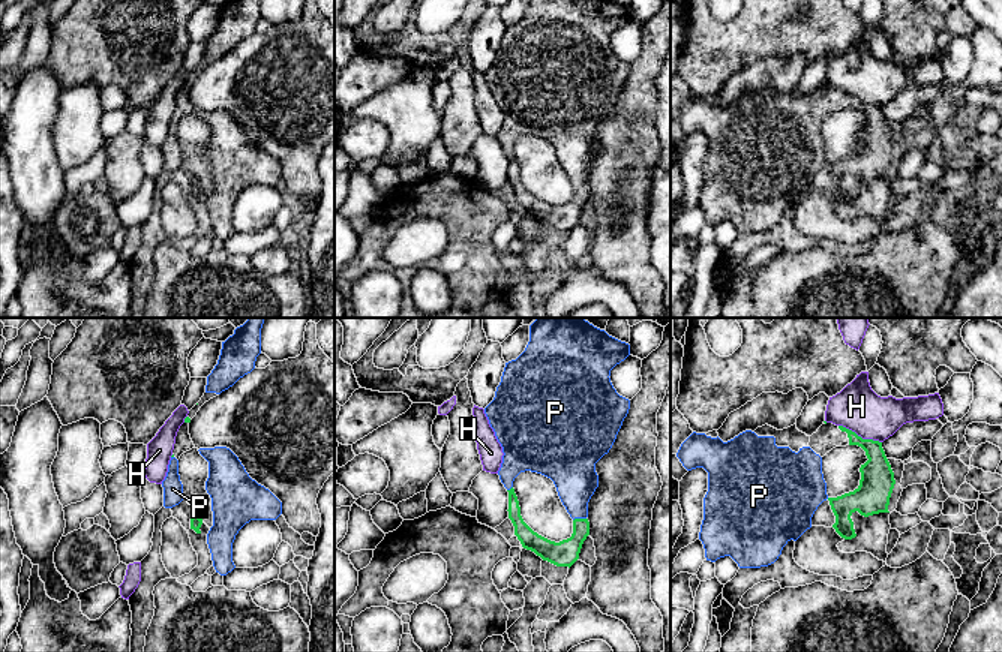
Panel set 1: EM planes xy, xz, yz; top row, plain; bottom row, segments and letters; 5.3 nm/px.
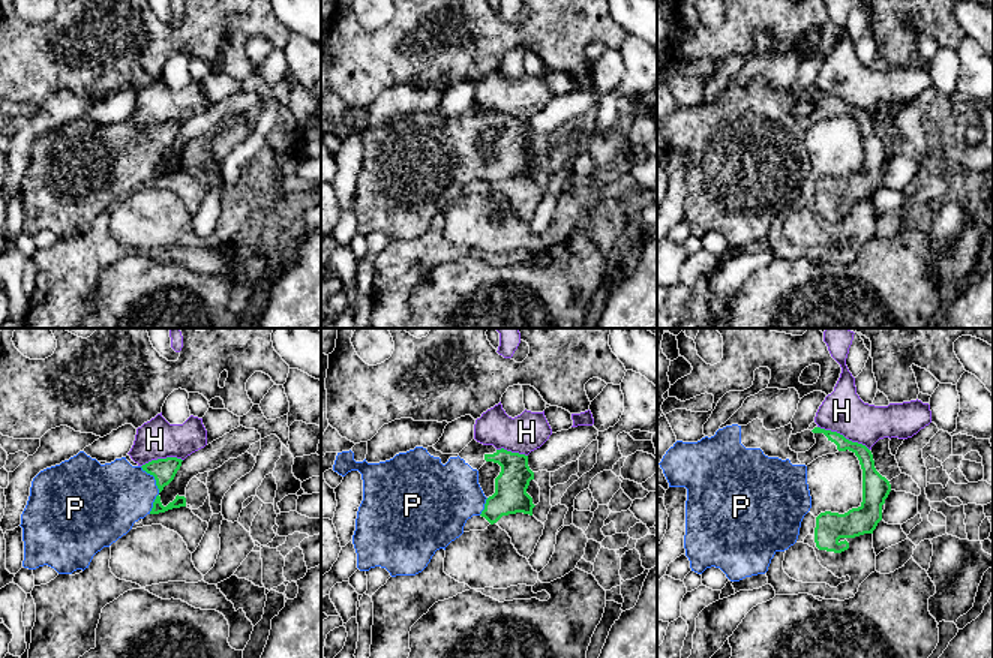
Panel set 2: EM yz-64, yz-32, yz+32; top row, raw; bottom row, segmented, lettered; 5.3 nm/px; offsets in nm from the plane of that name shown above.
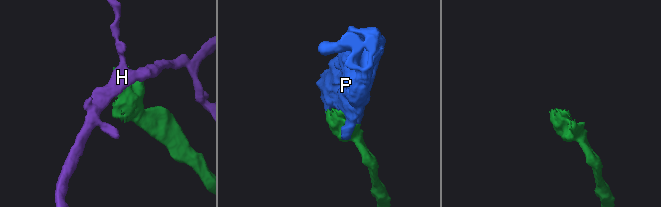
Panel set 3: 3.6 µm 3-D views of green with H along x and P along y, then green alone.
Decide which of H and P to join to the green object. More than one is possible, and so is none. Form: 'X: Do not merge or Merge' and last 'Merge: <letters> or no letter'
H: Do not merge
P: Merge
Merge: P

